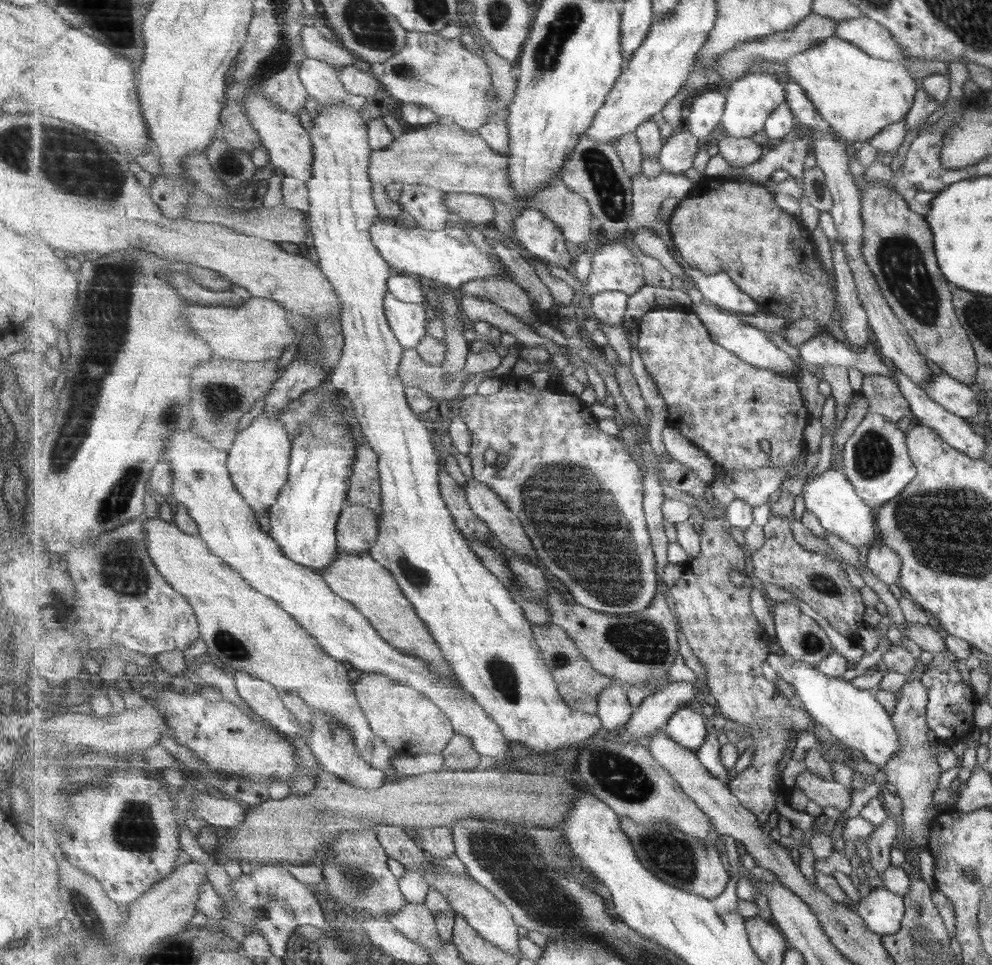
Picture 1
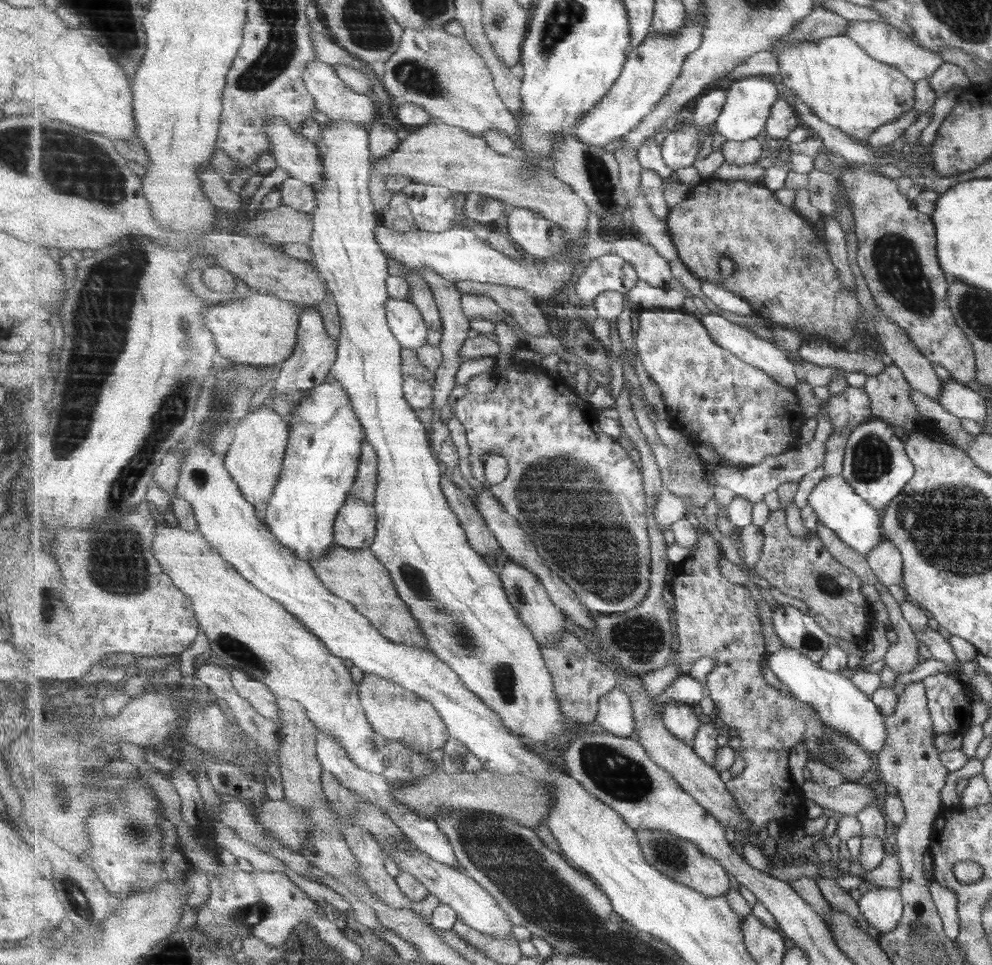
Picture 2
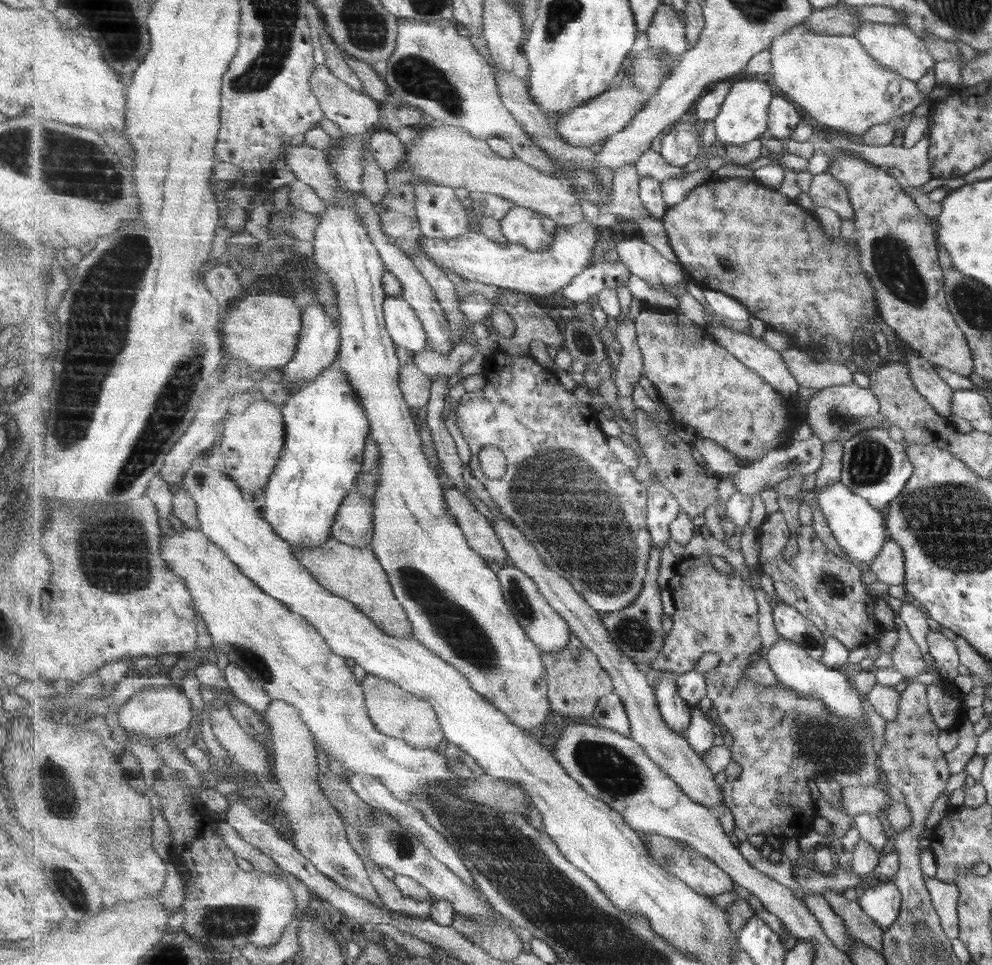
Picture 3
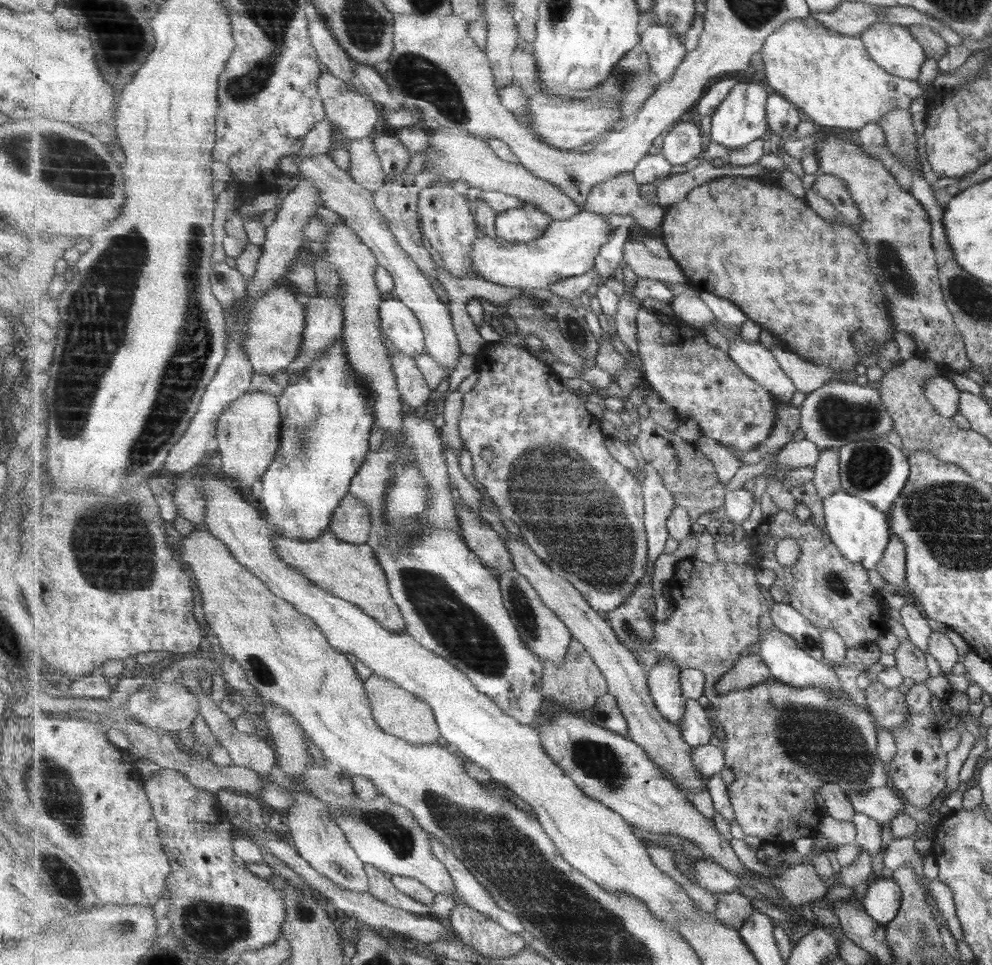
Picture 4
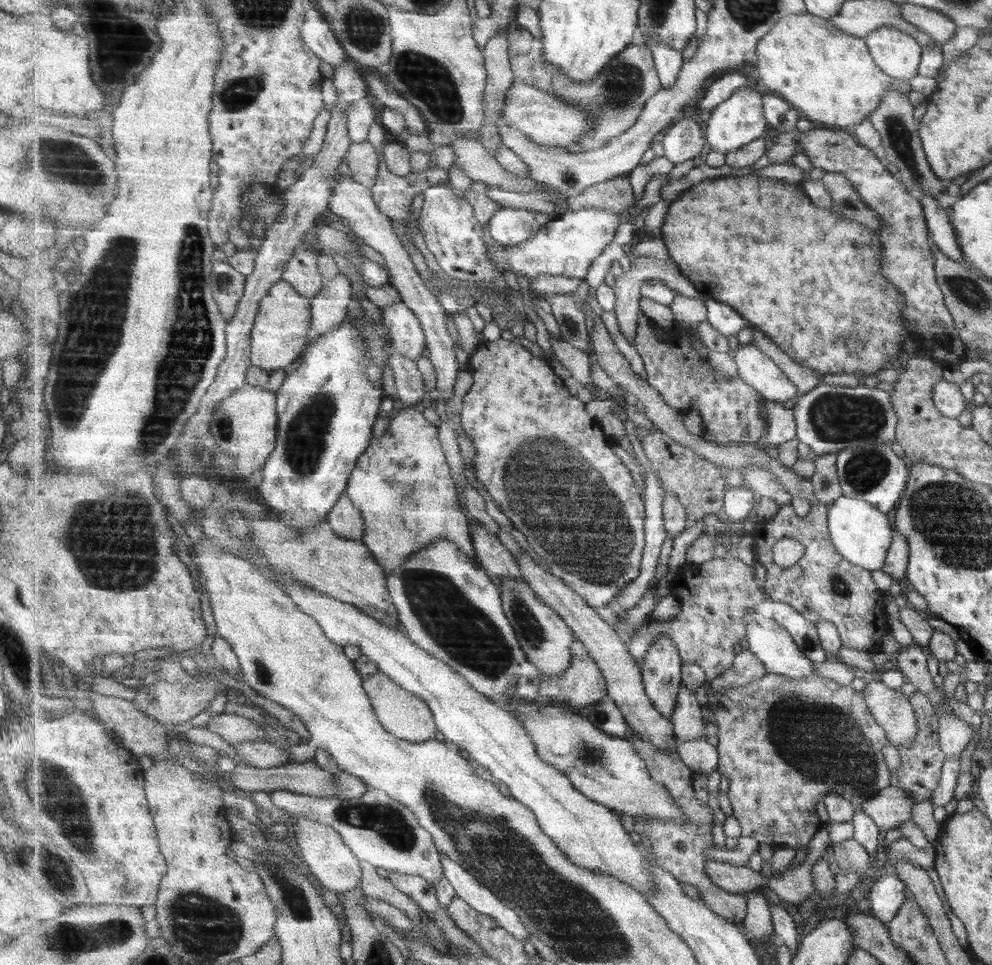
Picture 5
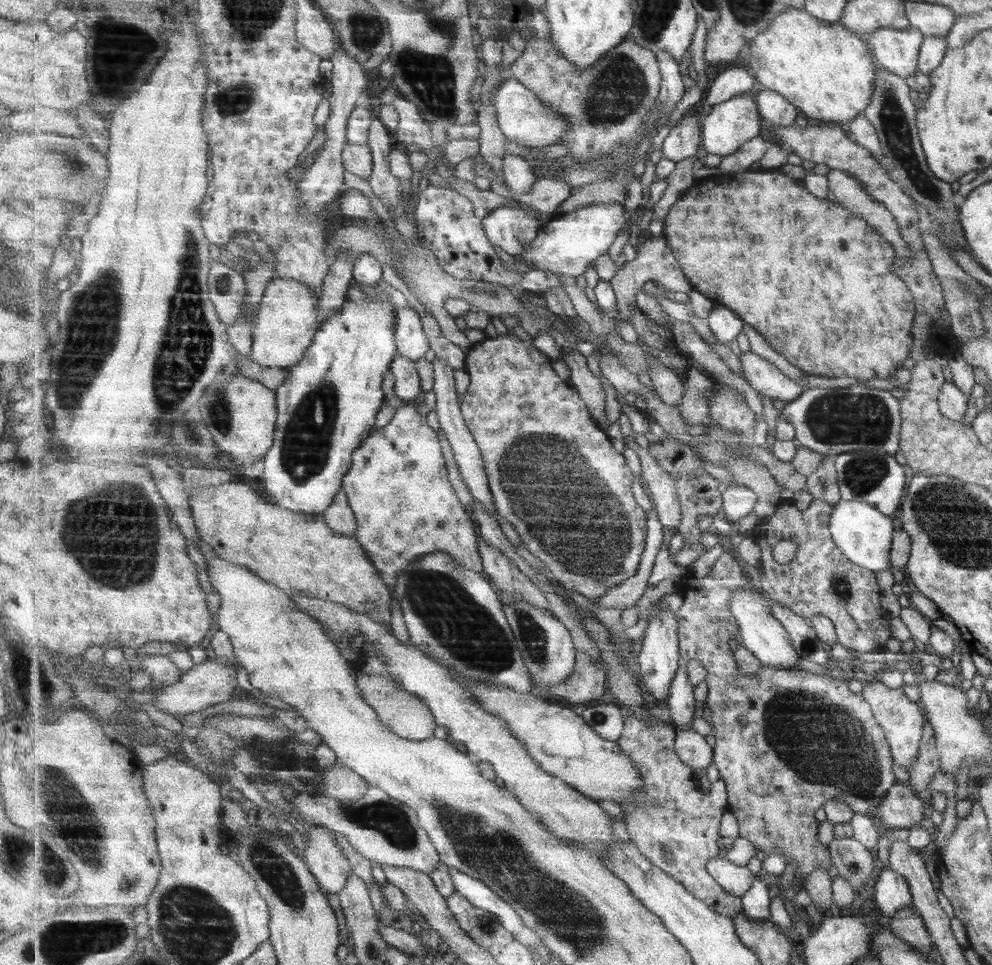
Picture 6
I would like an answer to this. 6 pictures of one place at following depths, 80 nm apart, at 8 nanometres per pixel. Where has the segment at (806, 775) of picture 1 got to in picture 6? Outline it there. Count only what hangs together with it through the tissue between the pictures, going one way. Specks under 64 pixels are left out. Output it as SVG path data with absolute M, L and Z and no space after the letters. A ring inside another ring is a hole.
M896 783L876 804L875 824L882 828L909 828L920 824L923 802L907 784Z

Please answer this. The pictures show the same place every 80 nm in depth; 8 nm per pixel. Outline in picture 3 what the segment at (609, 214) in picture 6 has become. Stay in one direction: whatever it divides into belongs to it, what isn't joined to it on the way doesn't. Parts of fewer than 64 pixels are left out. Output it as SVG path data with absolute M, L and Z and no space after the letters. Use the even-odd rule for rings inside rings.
M587 221L573 227L558 226L555 241L539 252L509 242L507 245L499 245L481 232L474 231L463 234L459 240L443 240L443 242L431 240L423 235L421 245L422 250L426 250L426 255L440 267L446 268L453 277L477 280L483 284L494 284L533 297L547 298L553 297L556 292L559 293L569 286L576 276L593 264L591 262L595 256L595 246L601 236L601 229Z

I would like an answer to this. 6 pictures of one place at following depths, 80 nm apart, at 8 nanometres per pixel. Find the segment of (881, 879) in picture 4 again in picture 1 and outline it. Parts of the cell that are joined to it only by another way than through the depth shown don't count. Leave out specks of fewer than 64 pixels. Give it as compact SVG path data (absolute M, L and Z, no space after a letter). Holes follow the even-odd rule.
M883 887L872 888L869 895L858 902L855 910L864 925L879 936L893 934L899 929L903 911L902 897Z

